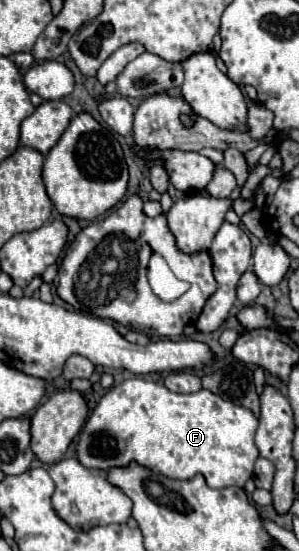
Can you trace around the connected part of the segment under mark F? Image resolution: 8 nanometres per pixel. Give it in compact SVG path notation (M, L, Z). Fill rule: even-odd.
M135 376L107 390L107 394L97 402L93 414L79 432L77 458L85 468L95 472L125 468L135 460L139 466L145 466L165 478L191 480L195 474L201 474L209 488L241 488L251 478L253 464L259 456L259 450L253 442L257 424L259 420L251 410L231 404L209 390L199 390L195 394L175 394L159 382L149 382Z

